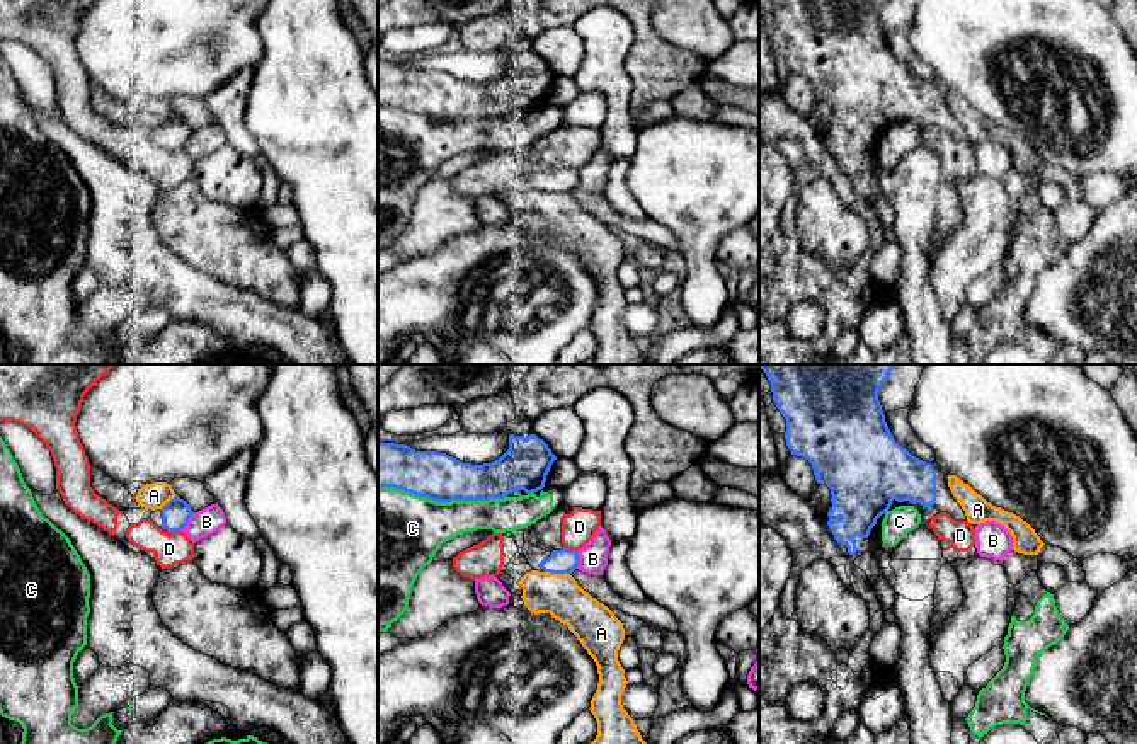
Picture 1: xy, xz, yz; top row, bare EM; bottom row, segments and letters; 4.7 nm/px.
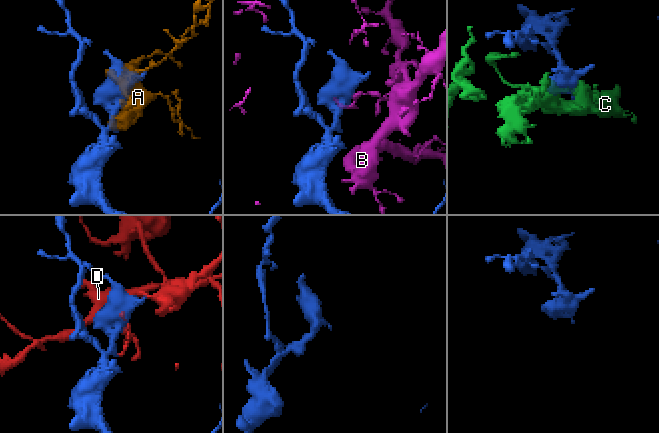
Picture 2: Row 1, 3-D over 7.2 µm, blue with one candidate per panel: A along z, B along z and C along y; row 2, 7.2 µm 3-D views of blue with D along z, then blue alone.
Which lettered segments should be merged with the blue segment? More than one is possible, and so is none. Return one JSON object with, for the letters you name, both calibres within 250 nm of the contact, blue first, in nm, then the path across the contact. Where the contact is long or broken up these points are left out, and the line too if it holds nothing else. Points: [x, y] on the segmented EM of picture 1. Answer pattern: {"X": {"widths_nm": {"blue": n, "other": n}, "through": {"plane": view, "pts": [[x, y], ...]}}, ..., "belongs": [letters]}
{"belongs": []}

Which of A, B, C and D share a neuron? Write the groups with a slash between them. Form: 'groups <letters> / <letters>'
groups A / B / C / D

